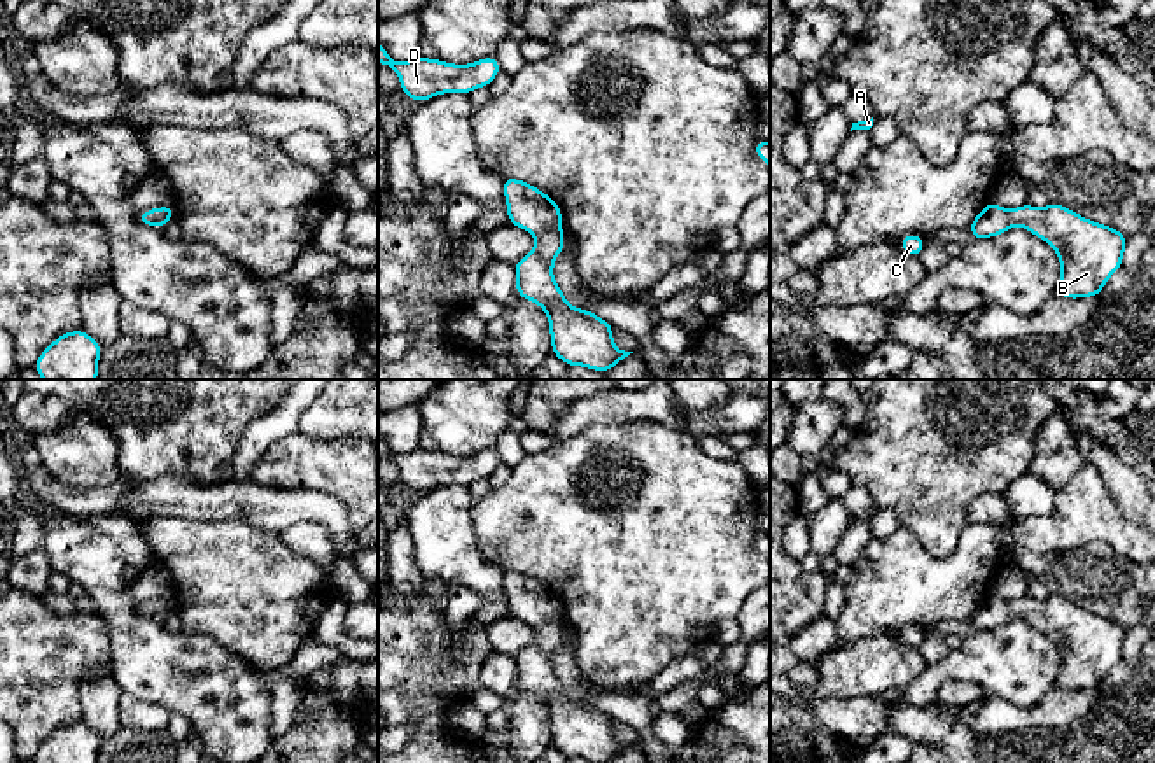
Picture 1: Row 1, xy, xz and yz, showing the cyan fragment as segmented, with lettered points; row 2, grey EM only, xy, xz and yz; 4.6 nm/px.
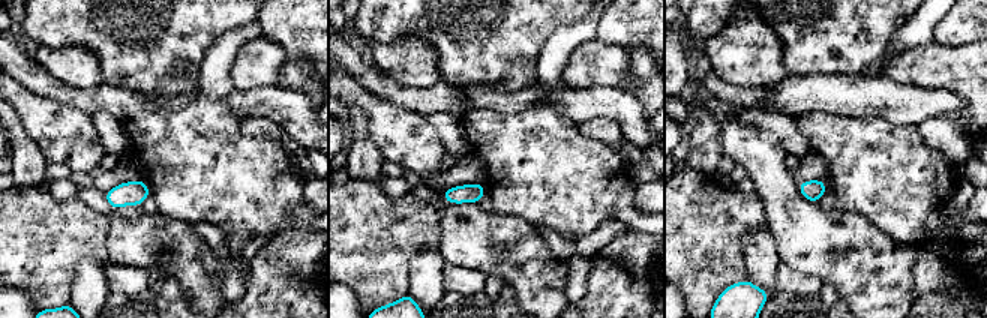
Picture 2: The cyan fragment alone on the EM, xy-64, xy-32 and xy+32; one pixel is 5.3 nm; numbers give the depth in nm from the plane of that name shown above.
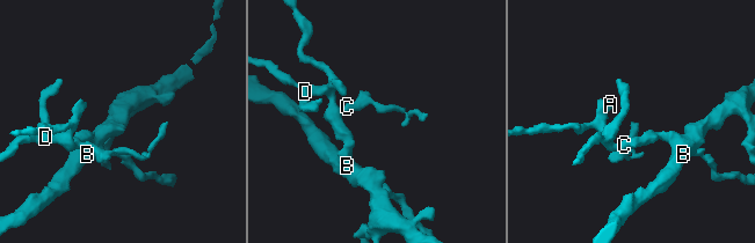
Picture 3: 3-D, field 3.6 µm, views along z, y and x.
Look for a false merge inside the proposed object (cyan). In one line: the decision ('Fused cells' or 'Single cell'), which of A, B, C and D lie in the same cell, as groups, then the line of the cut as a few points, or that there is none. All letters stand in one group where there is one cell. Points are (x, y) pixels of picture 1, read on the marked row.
Single cell. Groups: A B C D. No split

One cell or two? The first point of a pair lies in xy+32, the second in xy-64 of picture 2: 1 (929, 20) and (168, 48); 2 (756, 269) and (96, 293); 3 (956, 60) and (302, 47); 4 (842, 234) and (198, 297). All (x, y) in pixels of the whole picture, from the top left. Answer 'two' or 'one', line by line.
1: two
2: one
3: two
4: one

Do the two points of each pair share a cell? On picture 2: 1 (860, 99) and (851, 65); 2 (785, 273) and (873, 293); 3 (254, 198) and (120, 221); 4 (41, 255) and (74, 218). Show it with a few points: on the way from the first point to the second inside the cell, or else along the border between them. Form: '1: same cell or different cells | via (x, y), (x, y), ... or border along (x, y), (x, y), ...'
1: different cells | border along (819, 72), (879, 75)
2: different cells | border along (791, 266), (824, 282)
3: different cells | border along (158, 212), (186, 219), (191, 224)
4: same cell | via (47, 246), (66, 227)

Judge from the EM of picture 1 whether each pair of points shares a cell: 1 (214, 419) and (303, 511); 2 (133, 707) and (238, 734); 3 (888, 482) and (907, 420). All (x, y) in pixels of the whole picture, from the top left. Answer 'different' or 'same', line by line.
1: different
2: different
3: same

